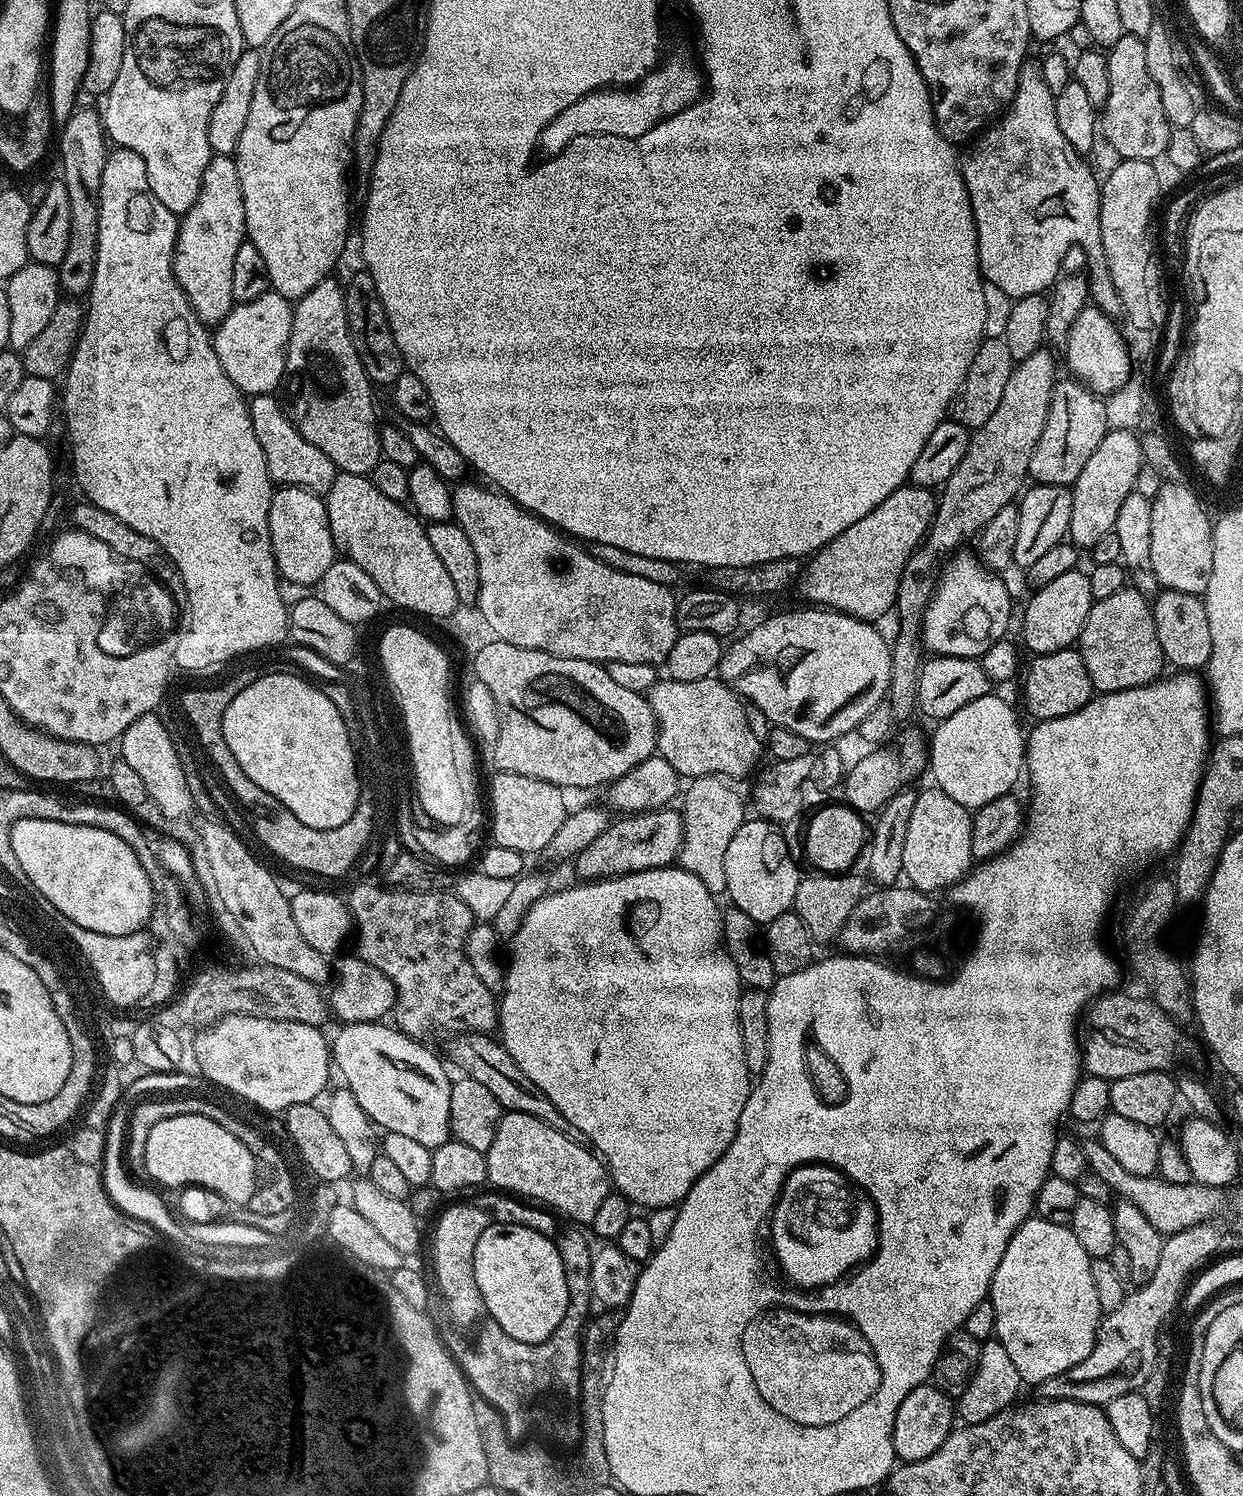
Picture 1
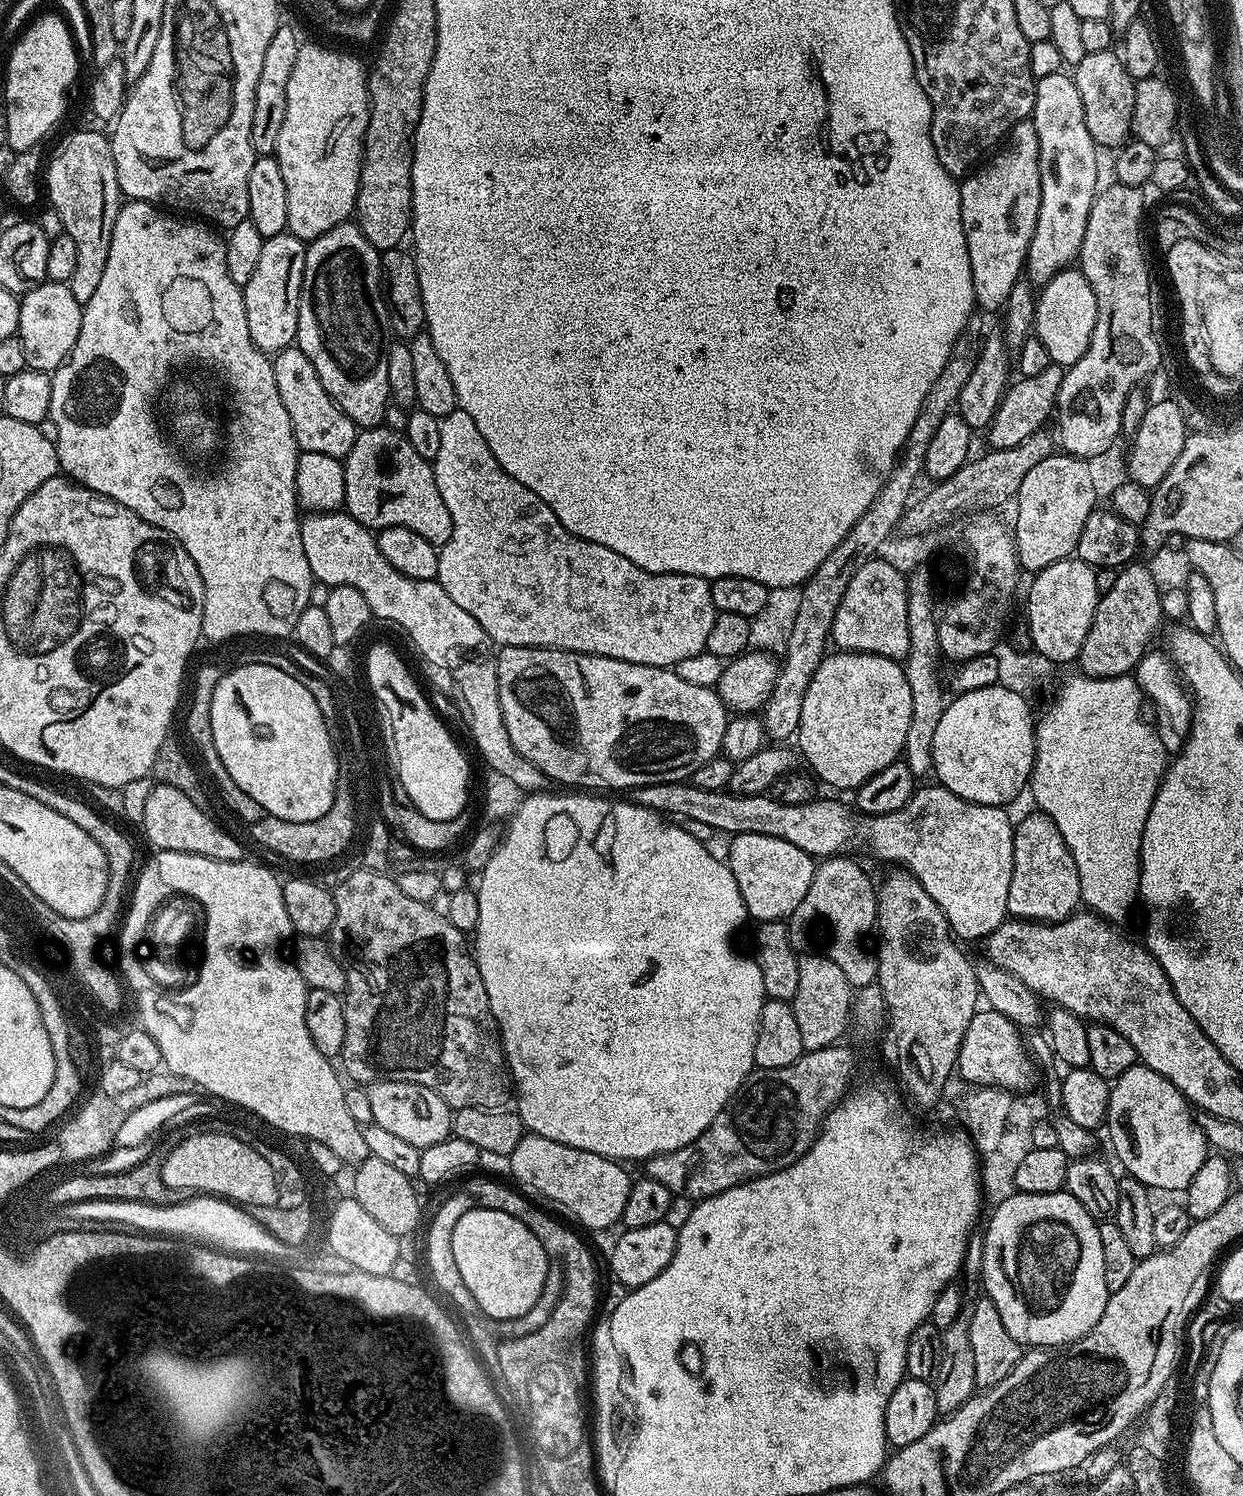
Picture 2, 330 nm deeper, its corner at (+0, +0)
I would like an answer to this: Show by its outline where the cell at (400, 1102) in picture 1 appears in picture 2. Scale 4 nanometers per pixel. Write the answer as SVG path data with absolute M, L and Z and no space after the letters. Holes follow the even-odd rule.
M379 1080L376 1084L367 1085L366 1091L370 1098L370 1110L372 1111L372 1123L391 1130L397 1138L410 1142L415 1148L434 1146L434 1142L442 1142L449 1139L452 1132L453 1109L434 1090L426 1086L418 1086L414 1082L394 1082L393 1080Z

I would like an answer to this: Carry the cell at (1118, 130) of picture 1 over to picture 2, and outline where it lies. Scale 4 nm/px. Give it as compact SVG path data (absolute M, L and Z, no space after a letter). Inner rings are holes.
M1119 51L1088 52L1081 62L1074 65L1072 81L1078 86L1082 98L1082 110L1086 110L1086 130L1098 146L1119 149L1129 139L1134 114L1134 94L1136 81L1126 74Z

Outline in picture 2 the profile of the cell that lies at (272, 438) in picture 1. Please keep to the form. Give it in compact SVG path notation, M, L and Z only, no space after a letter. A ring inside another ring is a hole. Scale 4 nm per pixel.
M298 347L283 348L271 357L274 378L278 382L278 394L282 394L282 406L290 414L290 426L294 430L296 446L300 452L330 454L330 458L344 460L354 446L358 431L354 421L326 394L318 378L318 370L310 366L310 358Z

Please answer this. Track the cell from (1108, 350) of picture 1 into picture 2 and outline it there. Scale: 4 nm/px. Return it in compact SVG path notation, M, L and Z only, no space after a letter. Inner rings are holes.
M1069 266L1054 274L1039 289L1036 297L1036 318L1034 334L1046 346L1046 354L1050 354L1052 363L1067 369L1090 346L1090 338L1094 334L1094 326L1098 322L1098 302L1094 298L1094 290L1090 290L1090 282L1086 282L1084 273L1079 267Z

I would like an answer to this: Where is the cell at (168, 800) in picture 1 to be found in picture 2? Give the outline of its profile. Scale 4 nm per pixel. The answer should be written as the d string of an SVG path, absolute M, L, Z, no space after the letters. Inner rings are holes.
M157 783L150 790L150 798L146 798L146 814L142 831L153 845L153 849L161 852L185 852L198 854L215 860L243 860L244 848L223 828L211 820L212 816L203 812L182 794L182 790L174 790L174 786Z

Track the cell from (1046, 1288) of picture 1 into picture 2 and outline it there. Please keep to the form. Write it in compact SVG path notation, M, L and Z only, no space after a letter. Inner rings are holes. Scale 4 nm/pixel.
M1066 1190L1054 1194L1026 1194L1015 1191L1012 1197L993 1207L990 1213L992 1217L988 1220L988 1229L982 1232L984 1253L978 1272L981 1277L984 1276L983 1295L990 1302L994 1302L994 1306L998 1306L998 1314L1002 1317L1010 1338L1028 1348L1049 1348L1059 1344L1072 1344L1086 1335L1096 1325L1098 1318L1102 1318L1102 1310L1106 1310L1110 1295L1106 1290L1106 1266L1102 1266L1102 1238L1098 1221L1088 1213L1086 1206L1082 1206L1082 1202L1078 1202L1078 1198L1074 1198Z

